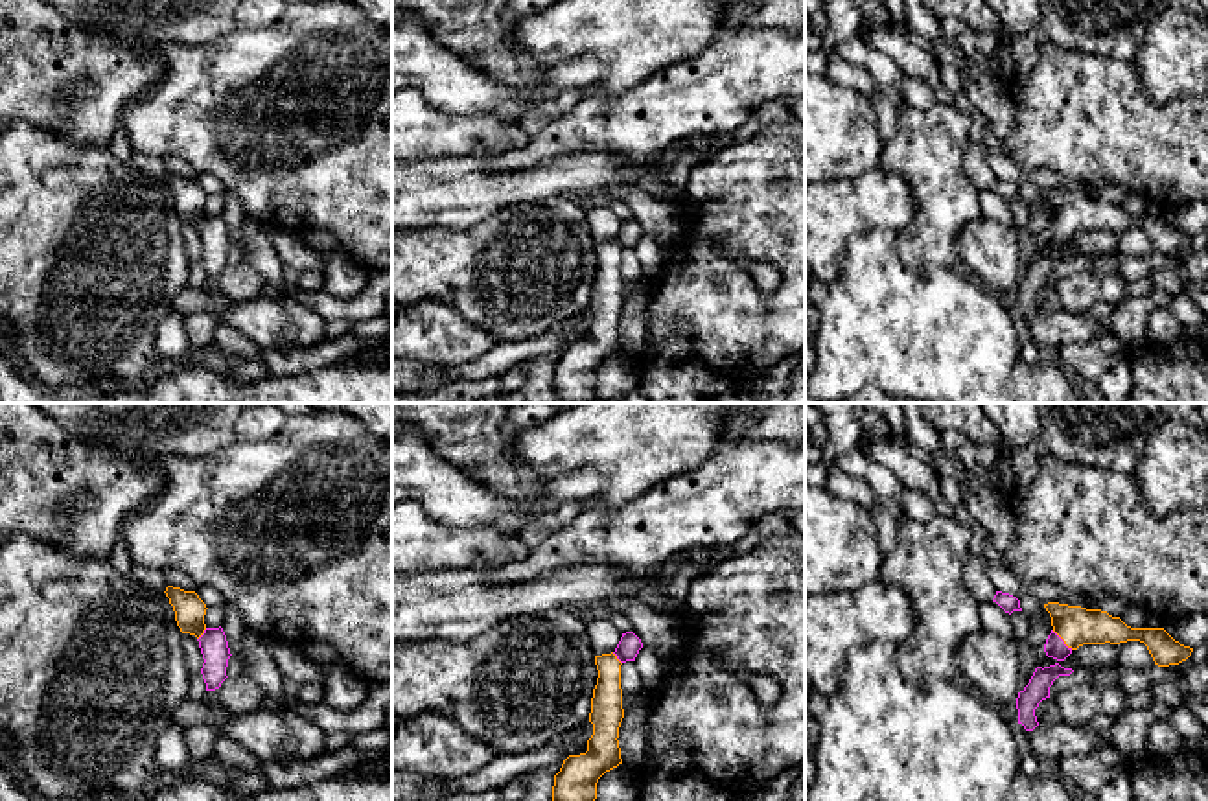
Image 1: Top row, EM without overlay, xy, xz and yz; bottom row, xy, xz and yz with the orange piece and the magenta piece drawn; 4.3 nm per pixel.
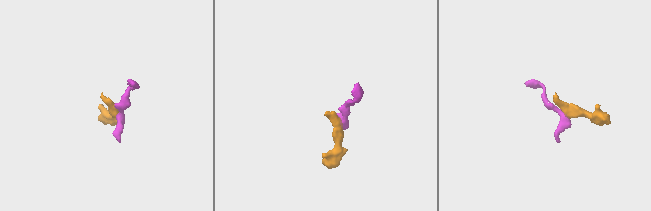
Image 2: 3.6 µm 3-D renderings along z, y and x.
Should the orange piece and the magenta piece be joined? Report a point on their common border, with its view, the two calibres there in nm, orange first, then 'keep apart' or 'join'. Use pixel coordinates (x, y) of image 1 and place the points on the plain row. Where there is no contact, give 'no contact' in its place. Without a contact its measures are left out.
meets orange in yz at (1063, 227); 170 nm thick on the orange side, 90 nm on the other; join

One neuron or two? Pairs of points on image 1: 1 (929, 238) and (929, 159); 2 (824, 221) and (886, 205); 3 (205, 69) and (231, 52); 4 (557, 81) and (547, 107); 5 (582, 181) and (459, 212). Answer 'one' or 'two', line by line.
1: one
2: one
3: one
4: two
5: one

